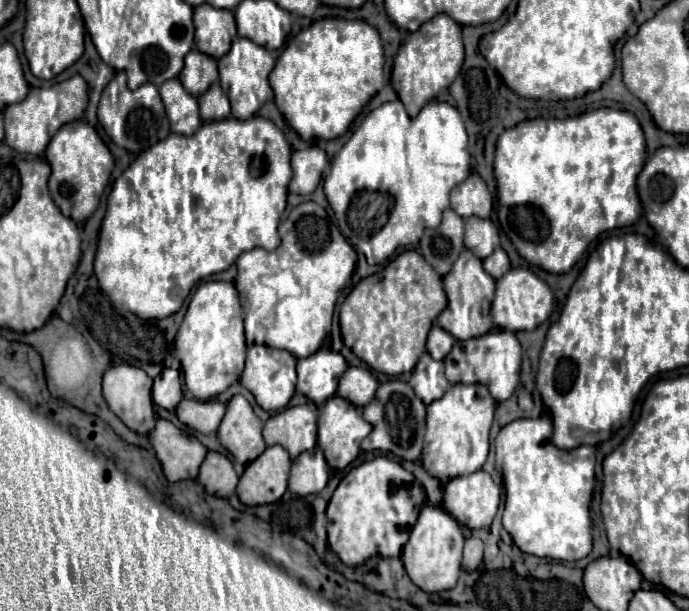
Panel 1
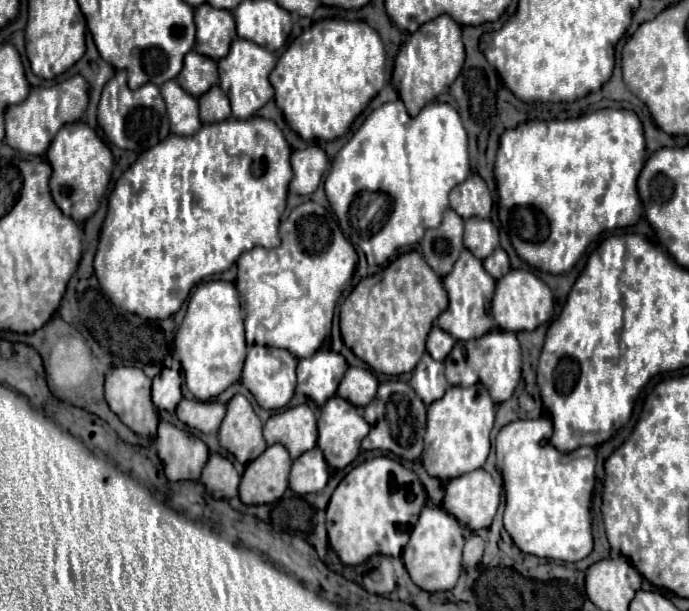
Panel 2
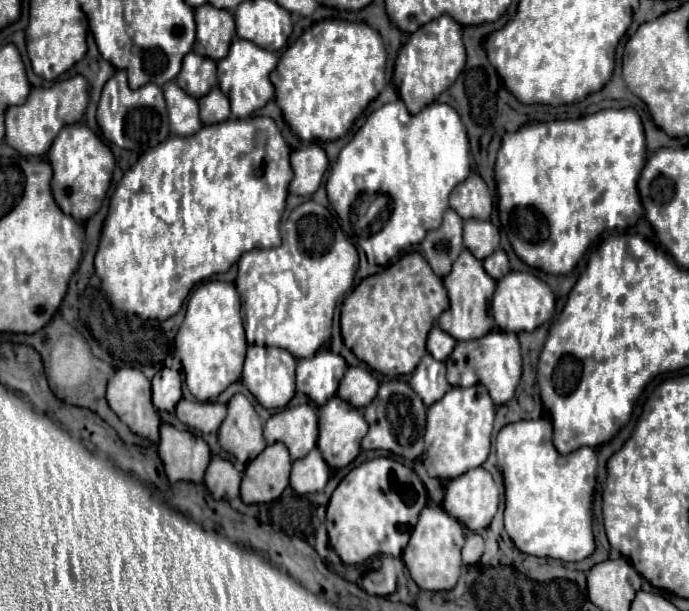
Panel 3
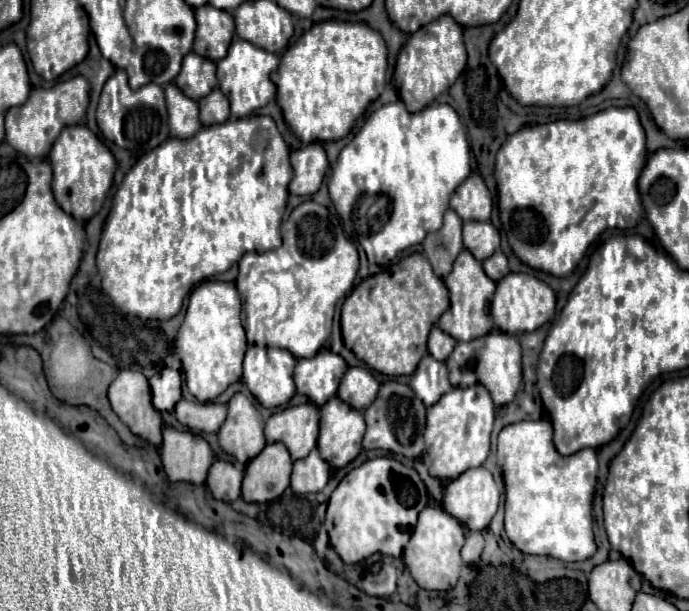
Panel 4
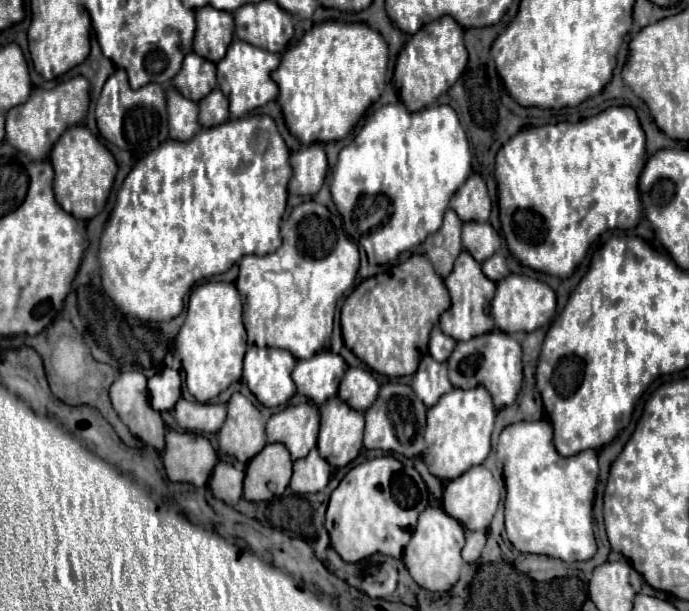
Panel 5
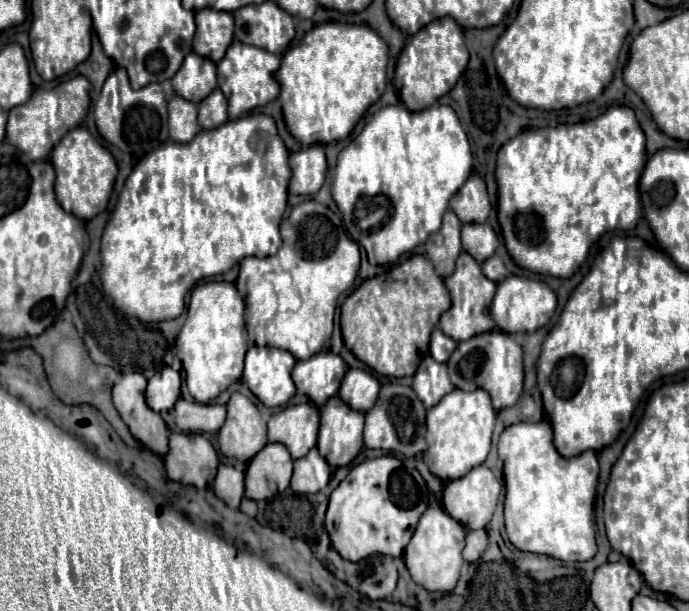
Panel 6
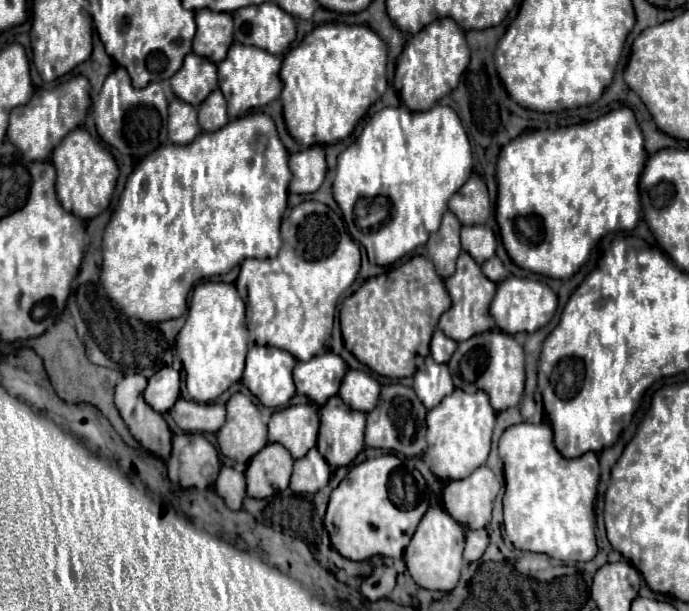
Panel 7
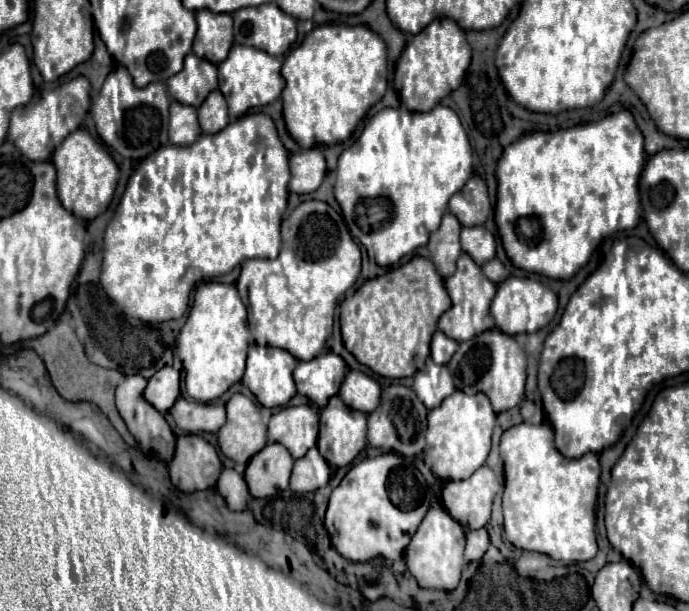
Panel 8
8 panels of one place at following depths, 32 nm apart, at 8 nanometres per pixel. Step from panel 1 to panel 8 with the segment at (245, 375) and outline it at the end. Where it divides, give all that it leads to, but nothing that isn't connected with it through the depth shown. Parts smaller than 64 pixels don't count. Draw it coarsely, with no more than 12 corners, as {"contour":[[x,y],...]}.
{"contour":[[250,346],[242,384],[266,408],[296,394],[296,358],[282,348]]}

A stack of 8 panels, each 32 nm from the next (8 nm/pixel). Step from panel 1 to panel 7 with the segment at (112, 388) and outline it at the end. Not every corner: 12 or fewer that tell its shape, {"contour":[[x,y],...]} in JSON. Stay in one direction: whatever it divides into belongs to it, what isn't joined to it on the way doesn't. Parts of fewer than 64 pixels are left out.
{"contour":[[124,376],[114,404],[130,434],[154,456],[170,456],[172,432],[144,404],[146,378]]}

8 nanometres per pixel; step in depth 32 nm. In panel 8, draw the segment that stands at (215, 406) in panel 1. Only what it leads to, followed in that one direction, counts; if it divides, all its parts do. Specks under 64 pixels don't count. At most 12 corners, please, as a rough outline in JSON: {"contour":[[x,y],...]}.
{"contour":[[178,398],[170,414],[184,432],[218,432],[222,404]]}

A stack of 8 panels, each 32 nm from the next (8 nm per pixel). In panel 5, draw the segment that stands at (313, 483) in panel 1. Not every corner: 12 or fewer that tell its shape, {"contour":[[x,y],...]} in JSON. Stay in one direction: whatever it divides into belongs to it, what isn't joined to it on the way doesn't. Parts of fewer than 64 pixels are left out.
{"contour":[[314,448],[294,462],[290,488],[316,494],[330,480],[330,466]]}

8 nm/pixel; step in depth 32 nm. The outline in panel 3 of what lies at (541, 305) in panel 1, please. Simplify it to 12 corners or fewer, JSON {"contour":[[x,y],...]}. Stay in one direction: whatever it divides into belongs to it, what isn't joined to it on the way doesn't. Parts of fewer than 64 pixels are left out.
{"contour":[[508,272],[492,298],[506,332],[536,330],[554,314],[554,294],[530,272]]}

